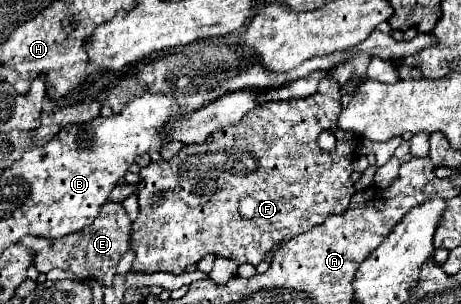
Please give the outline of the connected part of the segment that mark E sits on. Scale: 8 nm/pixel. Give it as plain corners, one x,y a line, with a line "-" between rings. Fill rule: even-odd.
107,200
97,214
97,220
89,228
63,236
61,240
27,236
25,240
21,240
21,244
35,254
35,268
39,272
49,272
57,266
79,278
89,278
103,282
103,286
111,286
113,276
117,274
117,262
129,250
131,244
131,220
121,202

